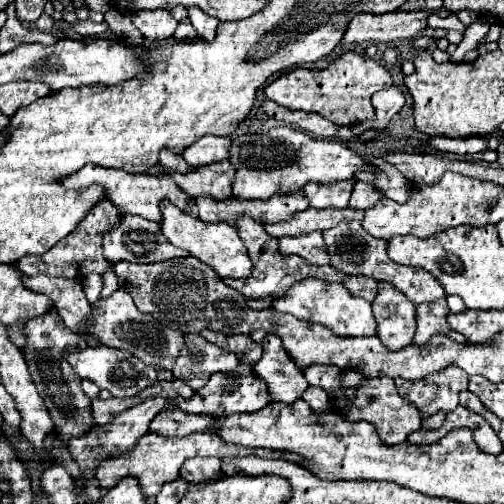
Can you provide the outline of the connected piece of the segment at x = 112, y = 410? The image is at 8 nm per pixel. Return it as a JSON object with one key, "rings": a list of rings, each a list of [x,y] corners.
{"rings":[[[133,396],[133,398],[109,398],[109,400],[91,398],[95,424],[99,424],[99,426],[109,424],[119,412],[125,412],[127,408],[133,408],[141,400],[145,400],[145,398],[137,398],[137,396]]]}

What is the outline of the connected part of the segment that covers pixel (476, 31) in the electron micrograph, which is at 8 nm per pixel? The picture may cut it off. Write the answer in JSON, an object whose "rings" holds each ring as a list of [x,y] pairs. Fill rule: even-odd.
{"rings":[[[475,20],[471,26],[467,26],[467,30],[465,30],[465,34],[463,34],[463,40],[461,40],[461,44],[457,46],[455,54],[451,56],[451,60],[463,62],[465,54],[471,52],[471,50],[475,50],[477,44],[483,40],[483,36],[485,36],[487,32],[489,32],[489,22],[485,22],[485,20]]]}

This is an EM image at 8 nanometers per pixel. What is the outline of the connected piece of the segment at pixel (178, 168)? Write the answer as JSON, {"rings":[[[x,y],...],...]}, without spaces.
{"rings":[[[161,150],[159,162],[163,164],[163,168],[173,170],[173,172],[189,172],[189,170],[191,170],[191,166],[187,166],[187,162],[183,160],[183,156],[173,154],[173,152],[169,152],[169,150],[165,150],[165,152]]]}

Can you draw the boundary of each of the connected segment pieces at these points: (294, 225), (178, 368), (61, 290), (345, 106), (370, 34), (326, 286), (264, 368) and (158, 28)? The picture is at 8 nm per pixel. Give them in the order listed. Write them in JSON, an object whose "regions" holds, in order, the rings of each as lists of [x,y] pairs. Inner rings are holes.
{"regions":[[[[307,208],[303,212],[297,212],[293,218],[281,222],[281,224],[265,224],[267,234],[275,236],[275,238],[283,238],[283,236],[297,236],[297,234],[307,234],[313,230],[327,230],[333,228],[335,224],[343,222],[343,220],[363,220],[363,210],[337,210],[337,208],[327,208],[327,210],[315,210],[315,208]]],[[[187,334],[185,348],[181,350],[171,372],[191,390],[199,390],[203,388],[203,384],[207,384],[211,374],[233,372],[237,364],[239,360],[233,352],[207,342],[201,334]]],[[[25,276],[25,280],[31,290],[35,288],[37,292],[47,292],[49,298],[53,298],[53,304],[67,328],[77,332],[79,324],[85,324],[87,316],[91,316],[91,306],[79,282],[55,276]]],[[[345,52],[333,64],[323,70],[295,68],[287,74],[275,78],[269,86],[263,88],[263,94],[285,108],[317,112],[333,124],[361,124],[375,116],[371,106],[371,96],[377,90],[391,86],[391,74],[385,66],[375,60],[365,60],[361,54]]],[[[387,12],[387,14],[359,14],[349,22],[341,44],[361,42],[399,42],[417,36],[425,28],[429,12]]],[[[307,278],[295,284],[283,298],[275,300],[273,308],[283,314],[293,314],[295,318],[307,320],[311,324],[323,324],[331,328],[337,336],[375,336],[377,334],[377,324],[375,324],[371,304],[367,300],[349,296],[347,288],[337,282]]],[[[267,334],[263,340],[263,356],[255,364],[253,376],[267,384],[271,402],[279,404],[293,404],[307,388],[303,372],[293,364],[279,336],[273,334]]],[[[163,9],[156,10],[139,10],[131,16],[133,24],[137,26],[137,30],[151,40],[163,40],[173,36],[175,28],[177,28],[177,20],[171,16],[171,12]]]]}

